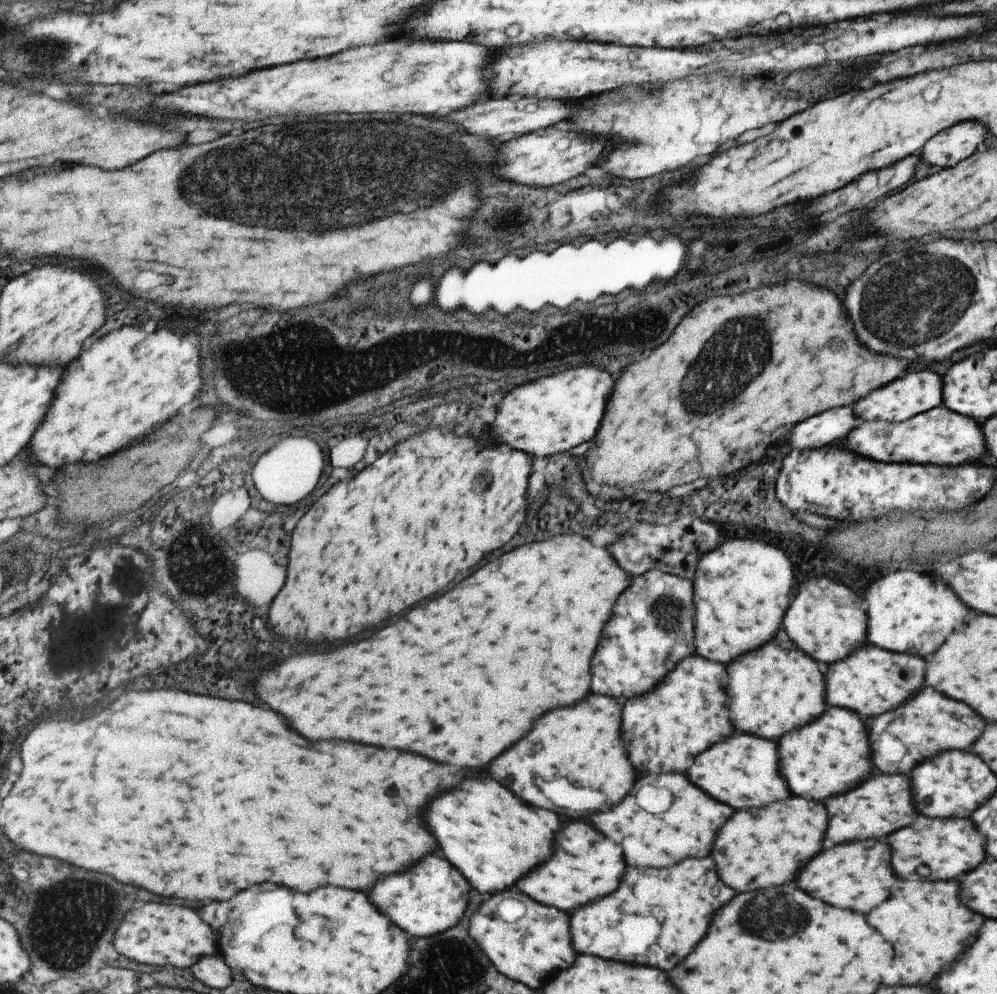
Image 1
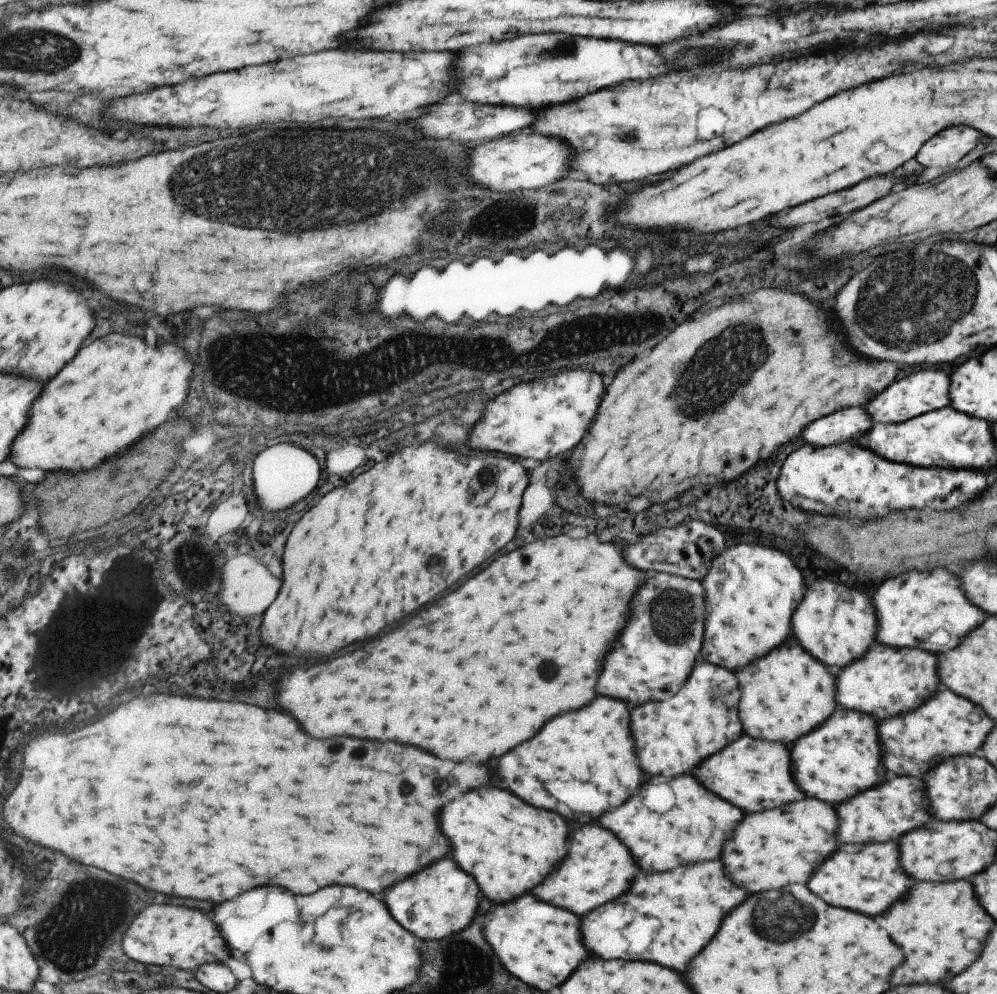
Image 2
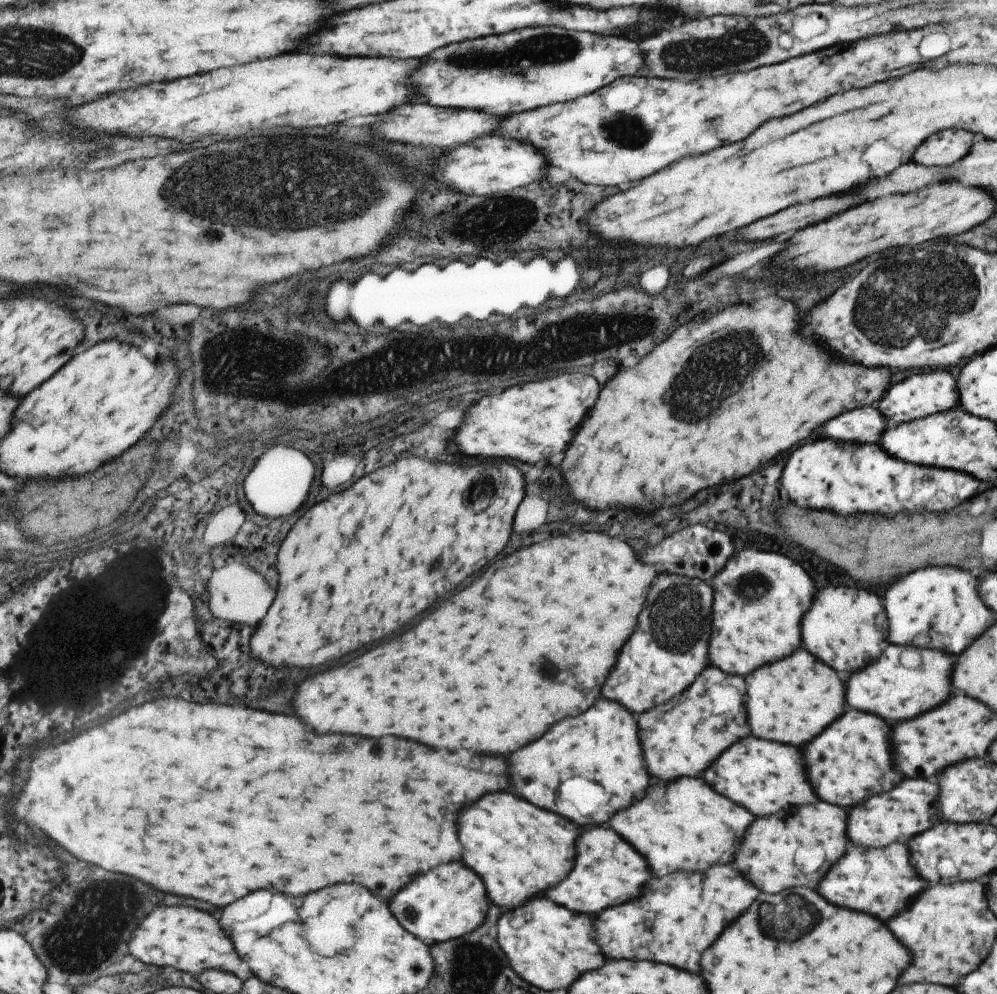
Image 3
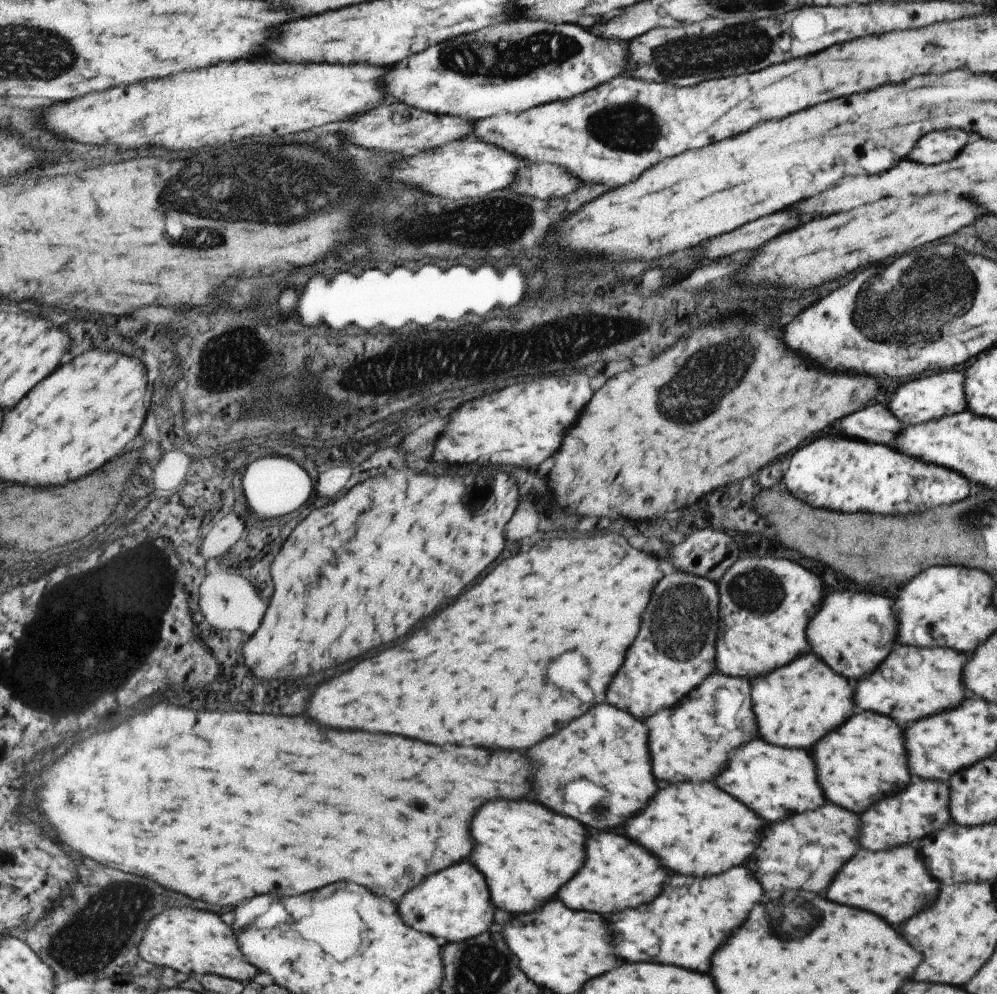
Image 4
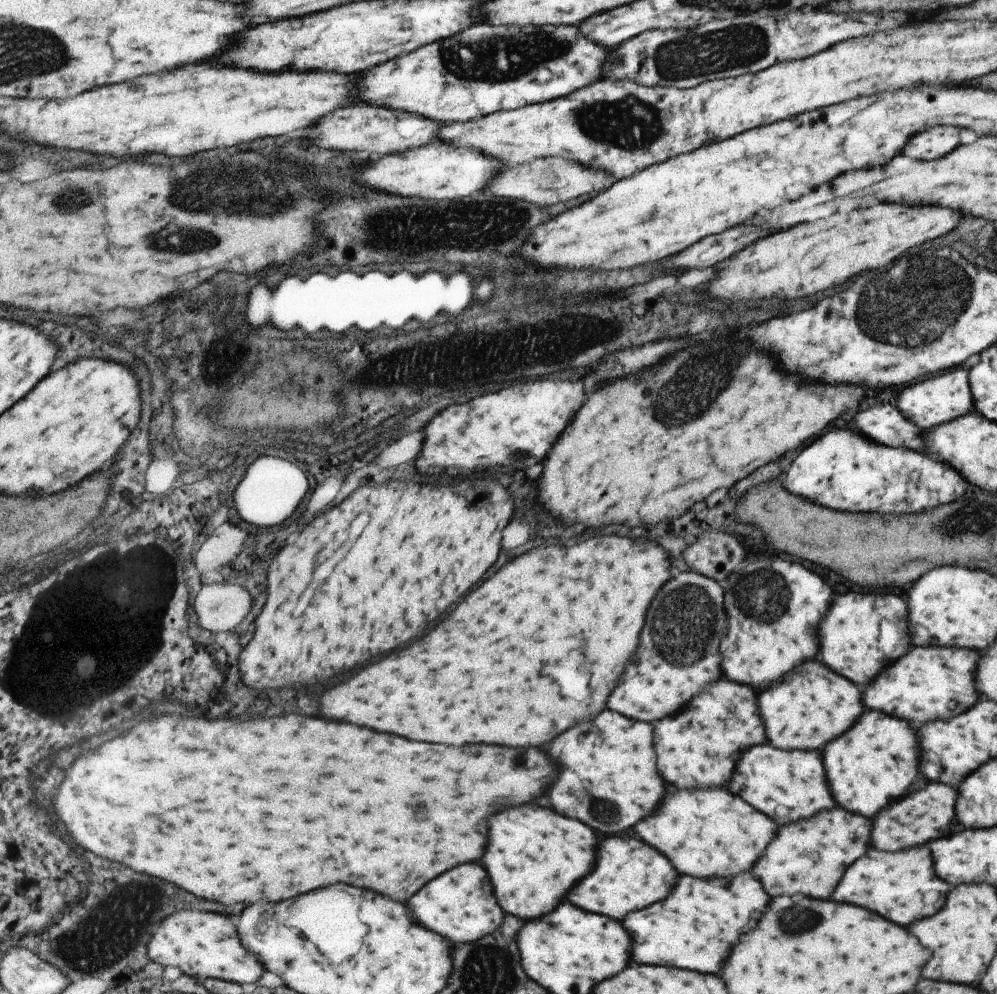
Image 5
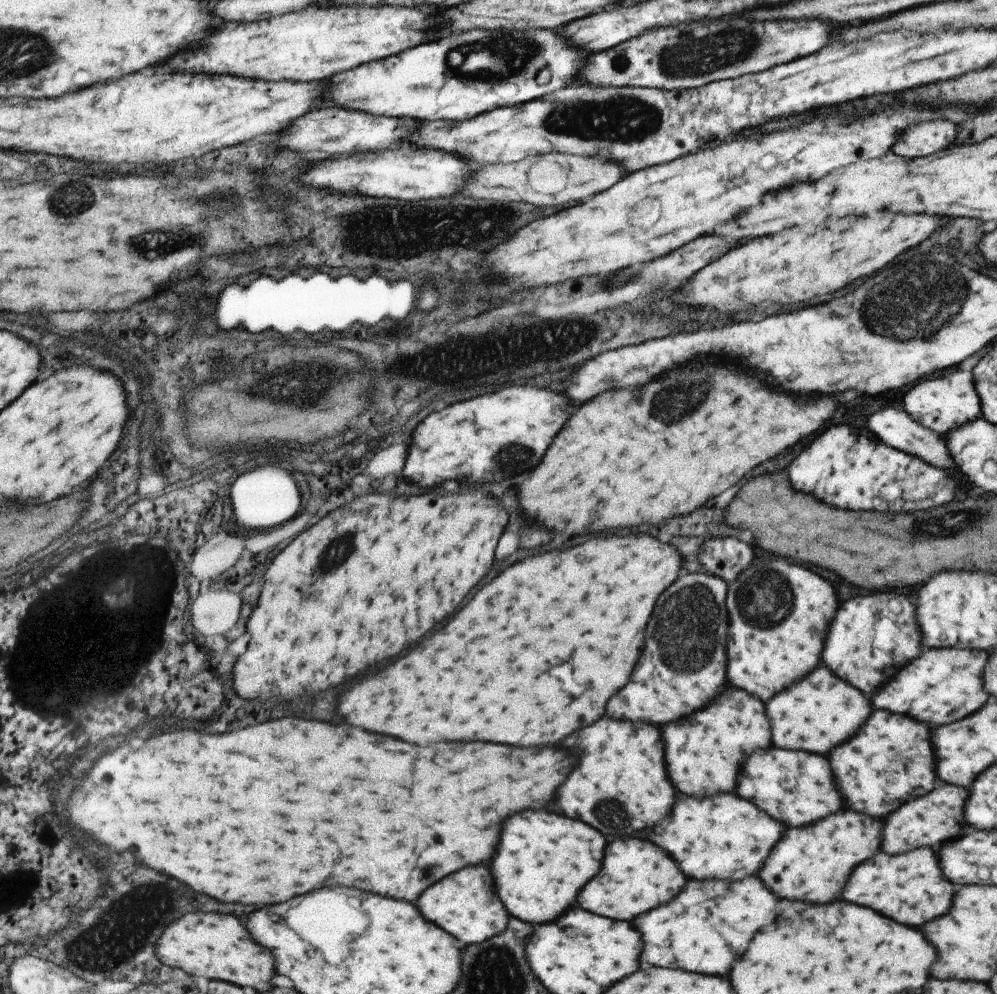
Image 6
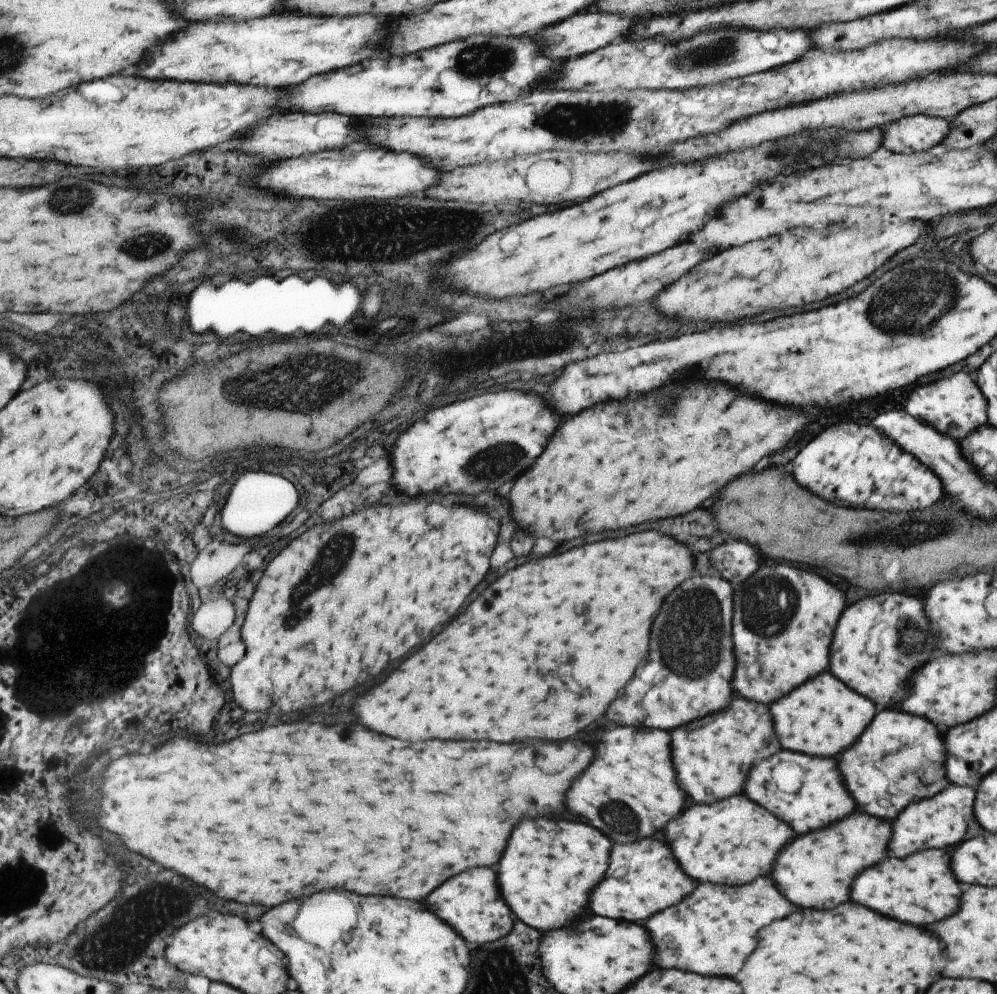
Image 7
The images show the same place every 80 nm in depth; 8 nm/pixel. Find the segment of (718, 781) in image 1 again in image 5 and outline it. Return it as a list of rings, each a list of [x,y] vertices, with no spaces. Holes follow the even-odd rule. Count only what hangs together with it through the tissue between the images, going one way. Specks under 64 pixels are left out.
[[[769,744],[753,746],[741,754],[729,782],[729,792],[737,794],[779,826],[799,818],[809,818],[819,810],[833,808],[835,804],[825,782],[819,752],[773,750]]]

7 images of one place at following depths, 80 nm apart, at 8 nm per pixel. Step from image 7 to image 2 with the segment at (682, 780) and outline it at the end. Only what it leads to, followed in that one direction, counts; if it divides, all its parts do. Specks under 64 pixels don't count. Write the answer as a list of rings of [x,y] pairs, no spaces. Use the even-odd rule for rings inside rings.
[[[697,662],[691,676],[687,678],[687,684],[679,688],[677,696],[671,696],[665,702],[649,702],[633,708],[629,720],[641,770],[647,776],[663,778],[687,774],[697,768],[701,760],[721,750],[725,744],[737,740],[743,730],[739,720],[735,722],[737,700],[739,686],[733,672],[727,674],[725,668]]]

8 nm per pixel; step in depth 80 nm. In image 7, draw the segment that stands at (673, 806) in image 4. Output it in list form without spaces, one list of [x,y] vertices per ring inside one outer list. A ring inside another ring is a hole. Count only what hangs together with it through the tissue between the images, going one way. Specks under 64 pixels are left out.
[[[739,794],[717,804],[691,804],[685,808],[671,820],[671,840],[667,844],[689,878],[735,886],[747,884],[757,876],[767,876],[777,852],[791,836],[793,832],[787,824]]]

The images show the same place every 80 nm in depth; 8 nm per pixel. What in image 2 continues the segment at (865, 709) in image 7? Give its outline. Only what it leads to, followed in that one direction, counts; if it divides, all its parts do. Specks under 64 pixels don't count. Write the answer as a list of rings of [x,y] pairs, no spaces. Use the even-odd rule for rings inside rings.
[[[795,640],[757,660],[755,670],[749,674],[749,684],[753,684],[753,688],[743,688],[739,700],[739,720],[743,732],[751,738],[789,744],[803,736],[803,732],[823,724],[835,710],[835,678]]]

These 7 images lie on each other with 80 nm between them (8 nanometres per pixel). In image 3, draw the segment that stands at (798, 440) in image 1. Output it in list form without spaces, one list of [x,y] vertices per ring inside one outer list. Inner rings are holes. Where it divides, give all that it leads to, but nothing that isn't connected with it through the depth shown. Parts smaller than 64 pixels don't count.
[[[873,406],[857,408],[851,412],[843,412],[841,416],[823,424],[822,437],[839,442],[855,442],[855,444],[877,443],[884,428],[895,426],[895,422],[887,420]]]

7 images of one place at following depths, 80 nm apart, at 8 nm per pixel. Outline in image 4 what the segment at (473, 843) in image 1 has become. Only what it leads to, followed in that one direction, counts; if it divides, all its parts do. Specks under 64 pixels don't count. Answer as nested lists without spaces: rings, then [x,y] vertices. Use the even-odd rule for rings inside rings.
[[[487,802],[471,820],[475,852],[471,864],[482,872],[491,902],[511,914],[533,912],[555,896],[583,864],[585,828],[567,816],[559,816],[535,802]]]

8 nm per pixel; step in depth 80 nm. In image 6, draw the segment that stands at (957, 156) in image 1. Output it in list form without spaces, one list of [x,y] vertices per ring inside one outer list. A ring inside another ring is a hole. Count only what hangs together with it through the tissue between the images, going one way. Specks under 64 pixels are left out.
[[[929,120],[905,128],[899,140],[891,146],[891,152],[905,158],[917,158],[933,154],[953,142],[955,126],[947,120]]]

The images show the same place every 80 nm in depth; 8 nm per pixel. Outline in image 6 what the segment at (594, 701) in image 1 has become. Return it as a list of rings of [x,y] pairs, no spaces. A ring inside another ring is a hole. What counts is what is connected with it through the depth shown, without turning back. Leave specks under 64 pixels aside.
[[[605,716],[585,730],[585,742],[577,732],[567,736],[563,746],[577,752],[581,762],[557,790],[559,810],[611,838],[627,838],[659,824],[671,812],[675,794],[667,780],[663,752],[657,744],[659,728]]]

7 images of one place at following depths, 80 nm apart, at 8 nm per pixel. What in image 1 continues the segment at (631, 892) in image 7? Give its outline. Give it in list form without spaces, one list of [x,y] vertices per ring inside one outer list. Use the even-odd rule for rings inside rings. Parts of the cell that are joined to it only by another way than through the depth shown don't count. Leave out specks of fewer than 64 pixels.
[[[571,822],[555,836],[555,852],[553,856],[541,864],[539,868],[531,870],[523,880],[517,882],[517,888],[533,898],[539,904],[555,906],[563,912],[573,912],[575,908],[595,902],[601,896],[611,894],[625,870],[623,852],[619,844],[613,844],[603,834],[595,832],[589,824]]]

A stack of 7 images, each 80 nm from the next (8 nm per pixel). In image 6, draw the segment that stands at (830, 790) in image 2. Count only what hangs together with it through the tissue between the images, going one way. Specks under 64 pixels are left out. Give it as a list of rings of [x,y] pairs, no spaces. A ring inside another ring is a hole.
[[[873,710],[859,732],[829,754],[829,766],[843,804],[849,810],[885,820],[899,804],[931,792],[939,783],[934,773],[931,729],[930,725],[909,715]]]

